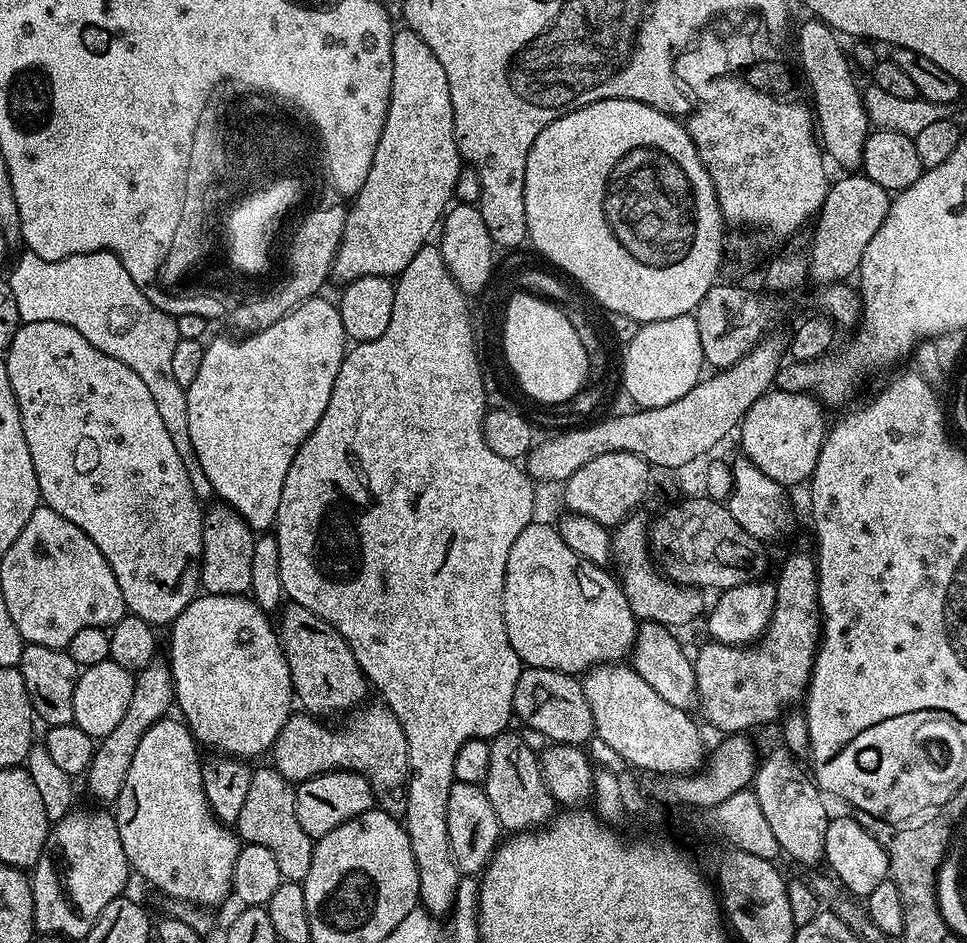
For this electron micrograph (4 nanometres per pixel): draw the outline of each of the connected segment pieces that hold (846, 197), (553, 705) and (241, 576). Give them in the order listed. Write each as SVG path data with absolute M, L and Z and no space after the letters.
M844 174L841 180L833 179L826 202L814 220L811 279L817 280L820 286L827 286L855 277L860 271L862 254L866 254L866 246L870 246L870 238L874 238L874 234L878 234L878 226L886 222L891 206L889 191L869 176Z
M525 667L514 686L512 710L517 721L521 720L526 727L533 728L538 735L545 736L545 741L553 744L584 746L588 739L593 739L595 724L584 685L567 672Z
M208 508L204 517L204 553L200 559L200 588L207 595L243 596L250 589L257 533L233 508Z

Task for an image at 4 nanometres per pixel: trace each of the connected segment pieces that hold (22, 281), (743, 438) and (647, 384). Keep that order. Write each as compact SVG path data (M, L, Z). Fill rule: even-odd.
M87 252L65 260L36 260L36 272L16 272L7 277L14 300L18 302L21 321L62 322L74 326L90 346L98 346L102 354L118 358L150 386L158 414L166 422L170 439L182 454L182 462L190 474L196 497L202 502L213 499L210 478L198 462L194 442L190 442L190 410L186 406L187 391L174 378L174 348L182 338L175 319L161 312L135 285L134 278L113 252Z
M773 390L767 392L750 410L744 415L738 429L740 444L744 447L743 455L752 460L764 474L774 478L774 482L791 486L811 481L812 472L816 469L818 454L824 445L826 435L826 424L824 428L825 405L815 395L806 392L782 392Z
M695 315L640 324L624 352L624 388L636 408L657 408L678 402L702 379L706 368L702 338Z

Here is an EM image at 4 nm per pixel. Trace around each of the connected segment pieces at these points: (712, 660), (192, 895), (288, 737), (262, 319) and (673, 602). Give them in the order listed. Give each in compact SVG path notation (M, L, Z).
M811 551L790 553L780 568L780 577L775 577L774 583L776 606L768 631L764 633L759 646L708 642L700 653L695 653L698 708L699 711L704 711L705 718L720 734L744 734L749 731L747 728L756 728L759 724L770 723L771 720L779 721L785 712L799 705L796 703L799 700L801 703L808 695L808 683L812 677L816 649L820 646L822 635L815 555Z
M165 718L159 720L154 726L150 726L150 730L146 730L146 734L142 736L142 742L138 742L138 750L134 750L134 762L130 762L130 774L126 774L126 782L120 791L120 798L114 804L116 825L118 834L122 838L122 850L126 850L126 858L135 875L137 872L138 875L145 876L154 887L161 888L167 895L166 897L173 900L184 899L186 902L198 905L213 906L212 904L222 903L232 892L232 879L236 873L236 859L240 853L242 841L229 825L216 819L211 806L208 805L208 798L204 793L204 768L202 763L200 764L199 754L196 753L196 748L198 749L196 737L192 735L187 723L181 722L179 719L176 719L177 721L172 719Z
M383 702L372 704L369 708L361 707L352 720L352 728L345 732L335 732L327 728L314 715L293 714L288 717L286 726L282 728L276 743L270 749L271 763L276 771L293 782L309 780L321 776L324 772L347 770L363 772L372 782L378 796L378 804L385 812L393 816L403 817L408 801L408 747L406 734L388 705Z
M338 204L335 210L316 213L311 220L308 220L303 232L300 232L299 239L290 246L292 277L285 282L281 292L276 292L273 296L260 296L257 300L248 300L233 310L232 324L240 331L241 337L253 336L262 330L267 330L270 326L274 326L274 322L286 318L286 314L293 312L299 304L305 304L308 300L321 295L320 287L332 276L332 263L336 261L342 236L346 230L348 215L344 211L340 212L343 206Z
M628 518L615 529L612 536L615 563L620 563L618 579L630 602L630 610L637 621L649 624L663 624L673 630L679 624L688 624L695 616L703 617L706 612L701 589L687 588L684 584L676 584L663 575L650 551L650 532L640 520Z

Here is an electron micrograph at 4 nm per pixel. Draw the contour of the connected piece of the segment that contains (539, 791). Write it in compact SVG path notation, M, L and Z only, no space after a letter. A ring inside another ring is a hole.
M505 730L490 741L490 770L483 782L484 792L498 814L505 833L527 832L547 825L557 815L558 805L544 784L537 749L532 749L518 733Z

